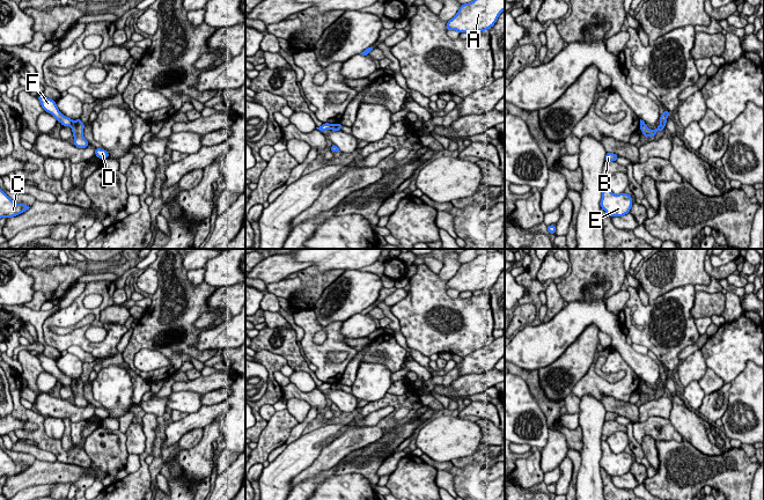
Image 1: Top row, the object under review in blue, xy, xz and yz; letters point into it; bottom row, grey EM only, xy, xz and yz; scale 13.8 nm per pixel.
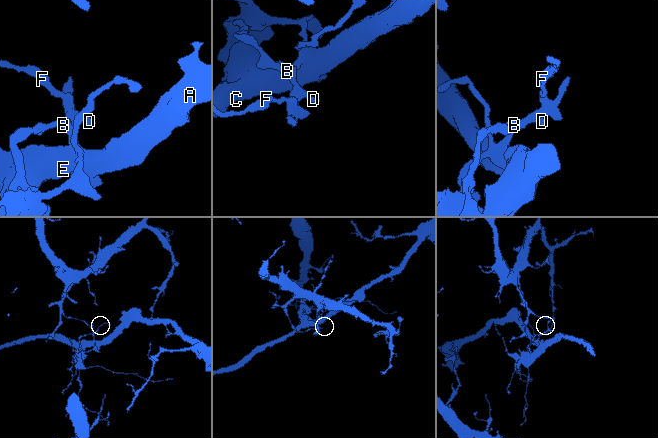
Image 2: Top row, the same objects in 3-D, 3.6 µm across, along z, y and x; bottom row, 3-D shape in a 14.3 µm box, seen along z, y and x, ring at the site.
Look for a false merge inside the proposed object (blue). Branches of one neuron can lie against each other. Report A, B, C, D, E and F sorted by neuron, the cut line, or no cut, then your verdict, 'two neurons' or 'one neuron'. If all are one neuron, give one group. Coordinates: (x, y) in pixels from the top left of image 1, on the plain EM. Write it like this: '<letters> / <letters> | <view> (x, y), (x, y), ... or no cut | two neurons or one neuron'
A B C D E / F | xy (72, 380), (70, 384) | two neurons

